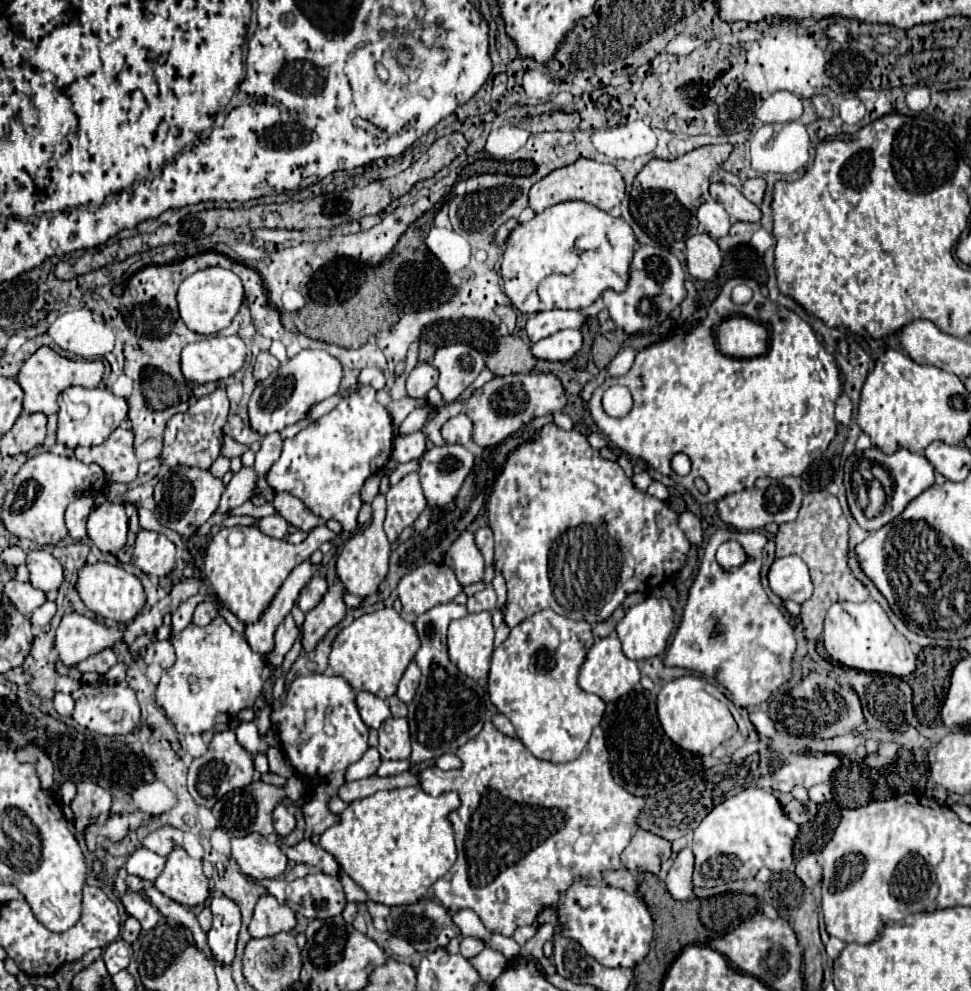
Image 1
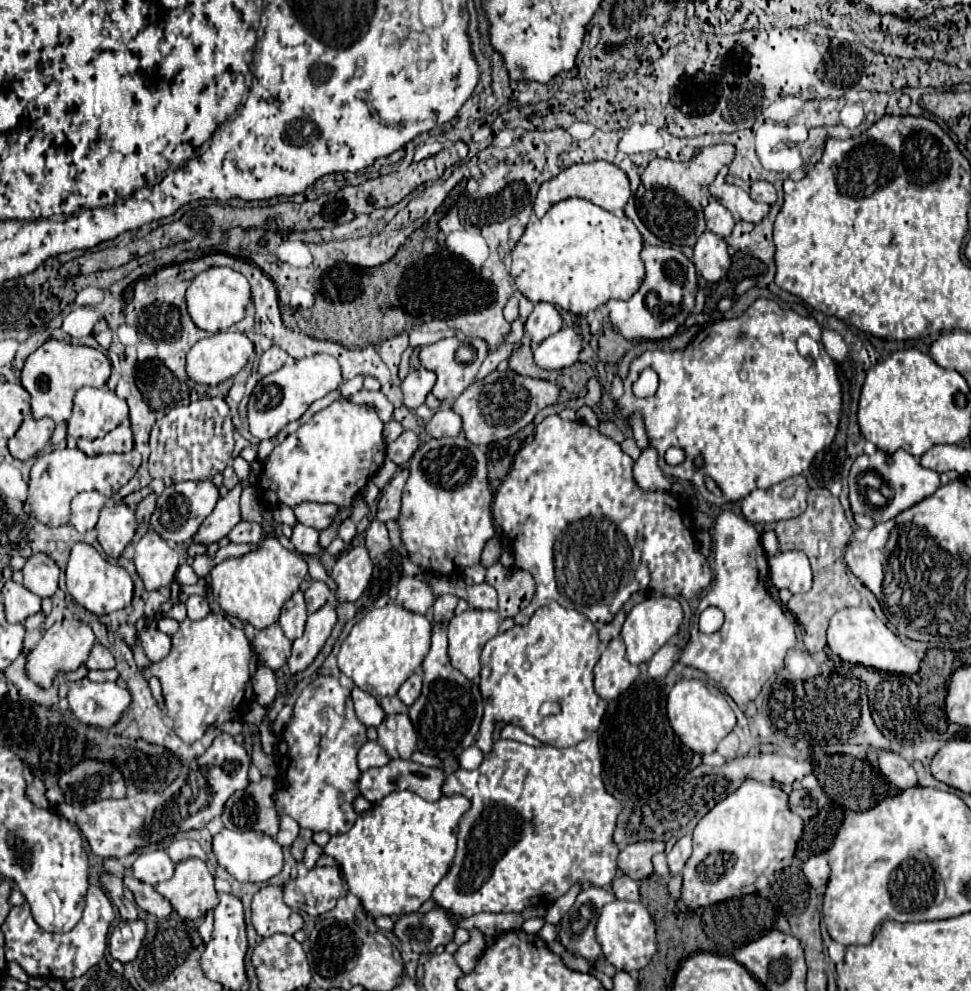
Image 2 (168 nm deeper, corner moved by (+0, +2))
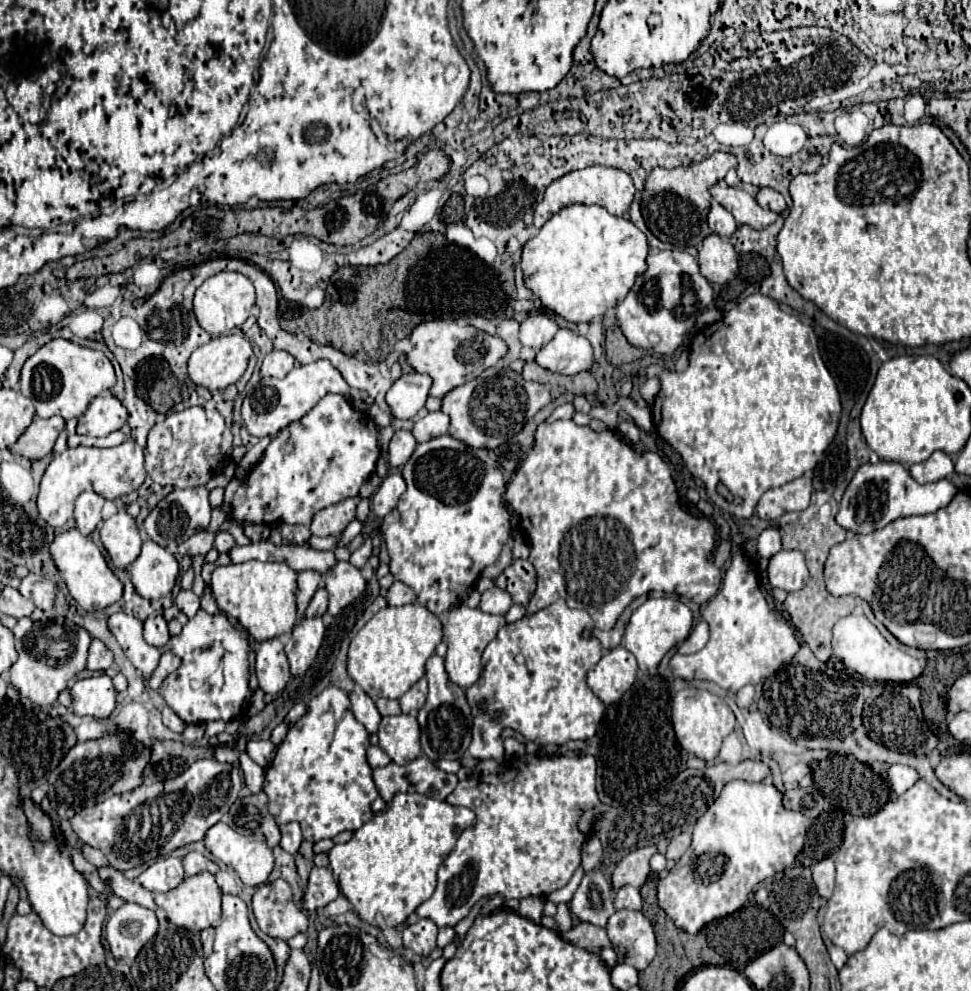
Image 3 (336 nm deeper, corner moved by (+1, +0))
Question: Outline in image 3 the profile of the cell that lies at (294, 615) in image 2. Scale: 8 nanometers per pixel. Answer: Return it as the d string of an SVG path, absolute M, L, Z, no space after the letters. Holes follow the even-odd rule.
M314 570L300 572L300 576L298 576L298 594L296 594L296 604L298 604L296 622L304 620L304 610L306 610L308 602L312 600L314 592L318 590L320 582L322 582L322 576L318 572L314 572Z

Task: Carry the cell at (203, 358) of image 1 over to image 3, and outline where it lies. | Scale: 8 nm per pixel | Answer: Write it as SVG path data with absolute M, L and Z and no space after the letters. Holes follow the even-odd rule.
M230 334L230 336L218 336L212 338L208 344L200 346L198 350L192 352L190 360L188 360L188 374L190 380L196 386L204 386L210 392L226 388L230 384L236 384L240 380L240 376L244 374L246 366L248 366L248 358L252 356L252 344L246 336L240 334Z

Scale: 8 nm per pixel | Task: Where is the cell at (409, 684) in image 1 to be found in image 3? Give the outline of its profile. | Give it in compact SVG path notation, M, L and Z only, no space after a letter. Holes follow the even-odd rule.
M420 678L420 680L400 698L400 708L402 708L402 712L408 714L408 712L412 712L412 710L420 710L420 708L424 706L424 702L426 702L426 694L428 694L428 690L426 690L426 678Z

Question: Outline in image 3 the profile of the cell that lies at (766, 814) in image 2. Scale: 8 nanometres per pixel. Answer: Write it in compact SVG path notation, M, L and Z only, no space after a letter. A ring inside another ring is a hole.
M734 780L726 784L722 794L706 810L706 814L698 818L692 834L692 844L686 850L686 854L676 862L676 866L668 872L668 876L660 880L658 884L660 908L674 920L674 924L680 930L696 934L704 924L722 918L726 914L732 914L734 910L740 910L748 902L748 894L758 882L792 866L798 852L804 846L808 828L810 820L802 812L784 808L782 794L772 784L746 780Z

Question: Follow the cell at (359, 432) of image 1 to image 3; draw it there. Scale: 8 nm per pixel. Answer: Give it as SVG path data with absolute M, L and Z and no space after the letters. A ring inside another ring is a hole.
M342 394L324 396L302 420L290 424L270 442L246 484L232 478L224 490L224 502L234 508L232 518L308 526L318 510L358 496L364 480L374 474L380 456L376 432L374 422Z

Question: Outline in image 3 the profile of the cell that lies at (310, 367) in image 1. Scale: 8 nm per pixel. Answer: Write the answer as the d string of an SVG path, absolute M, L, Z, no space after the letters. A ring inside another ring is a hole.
M316 360L306 366L294 366L286 378L262 378L252 392L246 394L242 404L242 420L246 430L256 436L274 436L288 424L300 420L310 408L318 404L320 398L326 394L346 394L352 392L352 388L346 384L342 374L330 364L330 360Z

